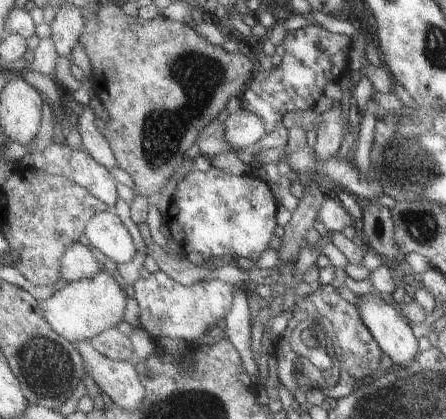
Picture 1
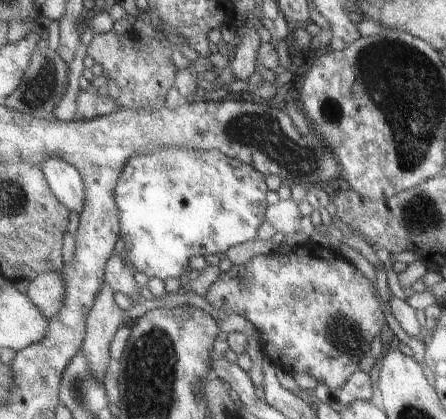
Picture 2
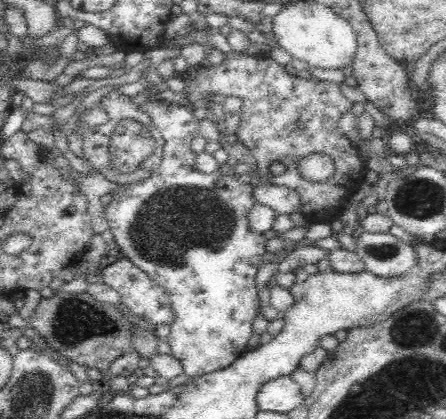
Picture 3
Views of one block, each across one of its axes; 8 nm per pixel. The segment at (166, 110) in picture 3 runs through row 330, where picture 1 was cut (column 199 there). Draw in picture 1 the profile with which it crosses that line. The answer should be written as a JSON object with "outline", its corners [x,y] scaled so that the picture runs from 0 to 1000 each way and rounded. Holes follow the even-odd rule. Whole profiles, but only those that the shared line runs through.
{"outline":[[[473,396],[464,411],[433,403],[390,446],[383,461],[383,487],[365,518],[365,532],[377,542],[379,566],[390,573],[413,609],[424,601],[444,601],[475,613],[518,606],[518,611],[545,611],[572,621],[590,597],[599,594],[599,582],[612,563],[612,549],[621,539],[617,506],[621,506],[621,487],[590,425],[585,430],[572,425],[572,413],[554,403],[540,420],[527,420]]]}

